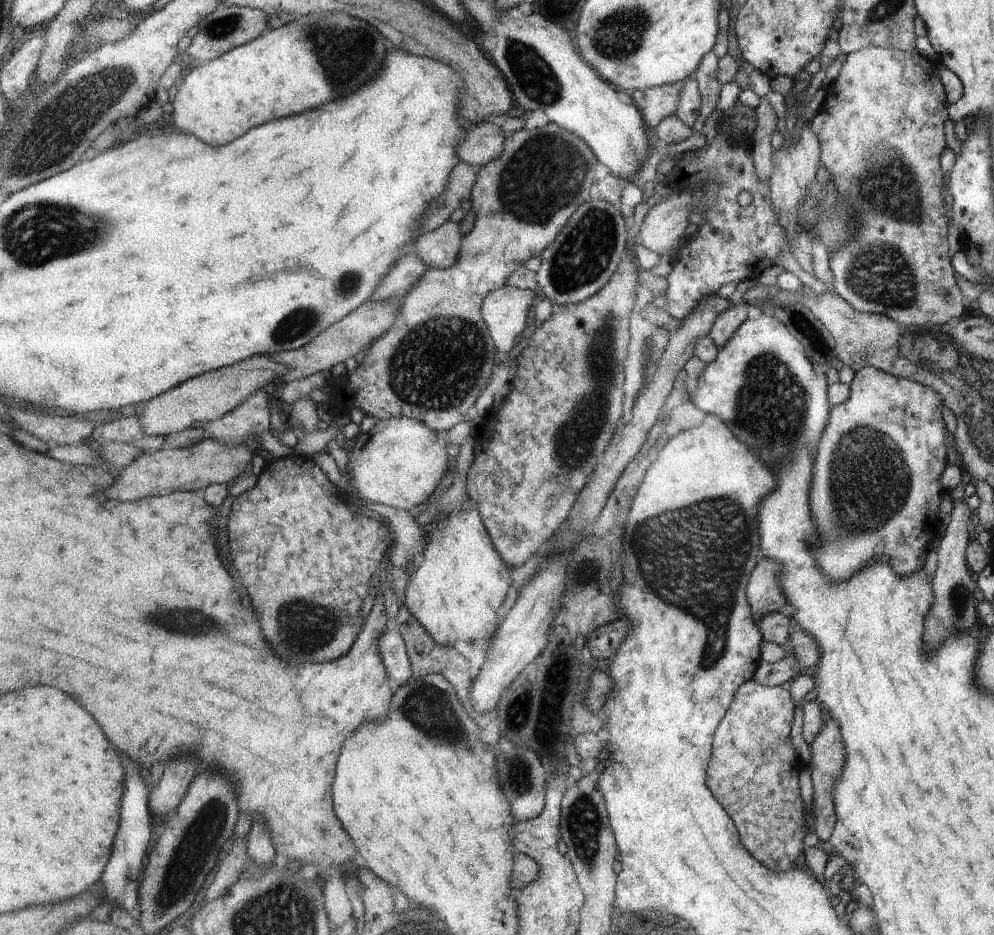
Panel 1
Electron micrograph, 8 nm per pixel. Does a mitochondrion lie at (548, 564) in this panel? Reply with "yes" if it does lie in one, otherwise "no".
no

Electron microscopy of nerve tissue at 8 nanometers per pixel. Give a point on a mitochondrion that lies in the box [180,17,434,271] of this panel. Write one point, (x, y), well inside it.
(347, 53)

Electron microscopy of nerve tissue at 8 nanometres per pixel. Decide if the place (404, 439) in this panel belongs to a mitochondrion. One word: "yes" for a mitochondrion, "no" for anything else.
no

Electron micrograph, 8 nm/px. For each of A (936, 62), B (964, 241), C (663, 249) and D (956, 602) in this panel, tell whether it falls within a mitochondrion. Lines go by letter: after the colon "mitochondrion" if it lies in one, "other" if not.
A: other
B: other
C: other
D: mitochondrion

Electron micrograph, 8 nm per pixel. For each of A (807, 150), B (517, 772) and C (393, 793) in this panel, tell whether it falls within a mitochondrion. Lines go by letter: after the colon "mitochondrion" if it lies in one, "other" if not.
A: other
B: mitochondrion
C: other

